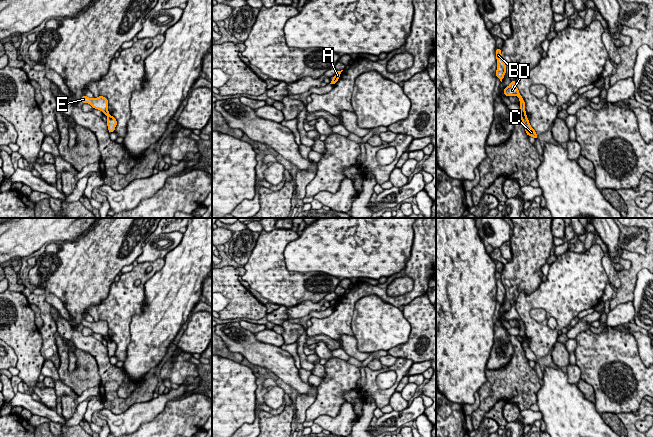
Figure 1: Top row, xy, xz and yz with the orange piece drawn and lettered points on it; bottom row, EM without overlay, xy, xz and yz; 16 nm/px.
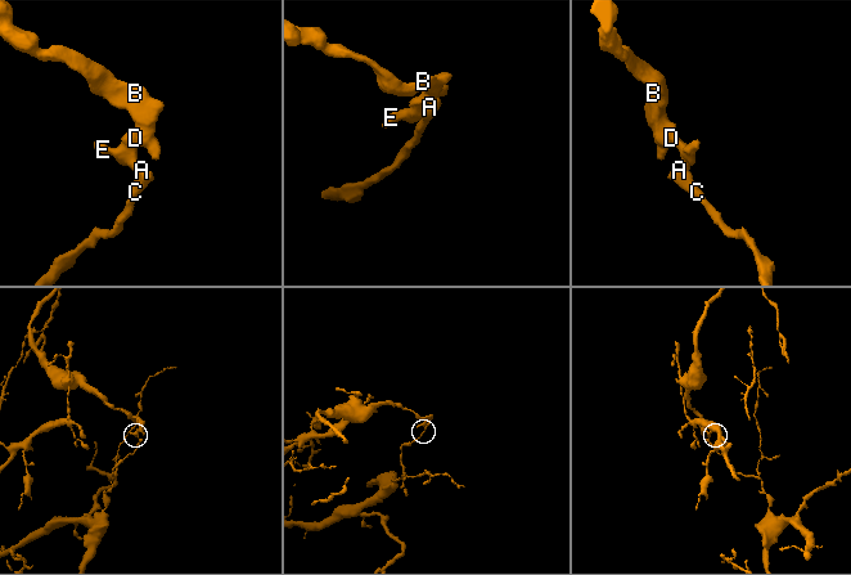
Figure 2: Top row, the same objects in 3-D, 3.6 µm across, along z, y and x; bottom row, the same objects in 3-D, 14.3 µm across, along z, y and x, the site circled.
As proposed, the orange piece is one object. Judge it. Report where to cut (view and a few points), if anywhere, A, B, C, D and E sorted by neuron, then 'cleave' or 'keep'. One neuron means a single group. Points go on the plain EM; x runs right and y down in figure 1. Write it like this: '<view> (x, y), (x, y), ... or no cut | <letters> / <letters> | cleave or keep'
yz (520, 337), (525, 340) | A C / B D E | cleave

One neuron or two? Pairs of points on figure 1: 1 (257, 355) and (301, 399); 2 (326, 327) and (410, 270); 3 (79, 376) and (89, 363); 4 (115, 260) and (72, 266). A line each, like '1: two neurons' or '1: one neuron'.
1: two neurons
2: one neuron
3: one neuron
4: one neuron

